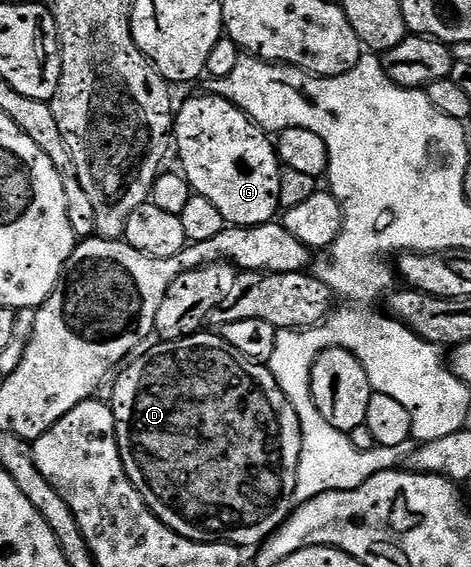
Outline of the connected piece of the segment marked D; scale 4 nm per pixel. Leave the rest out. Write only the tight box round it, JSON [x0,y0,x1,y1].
[109,330,303,550]

